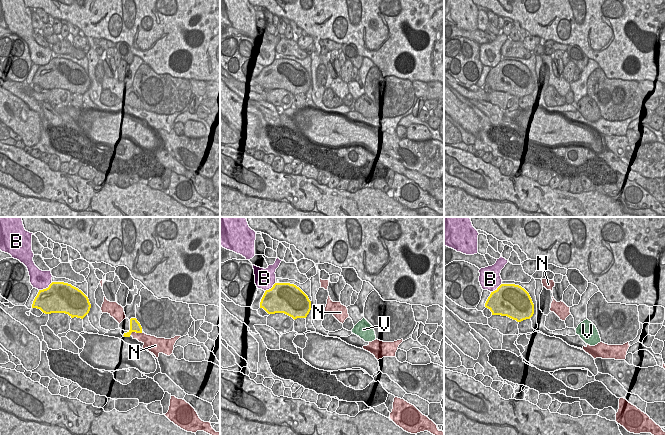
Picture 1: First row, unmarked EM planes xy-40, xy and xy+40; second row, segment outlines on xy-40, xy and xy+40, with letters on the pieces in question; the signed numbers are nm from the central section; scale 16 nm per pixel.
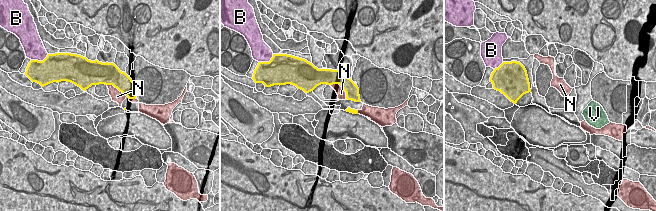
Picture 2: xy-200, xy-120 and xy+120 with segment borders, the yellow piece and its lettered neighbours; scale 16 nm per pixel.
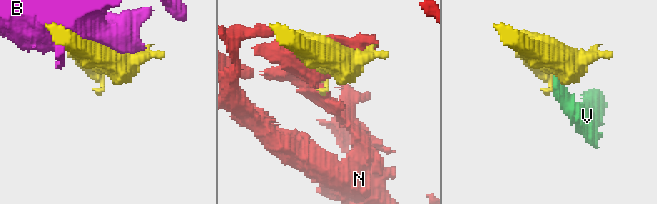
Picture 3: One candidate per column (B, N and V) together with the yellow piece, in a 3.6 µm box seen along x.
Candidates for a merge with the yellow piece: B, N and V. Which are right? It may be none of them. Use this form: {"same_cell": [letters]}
{"same_cell": ["V"]}

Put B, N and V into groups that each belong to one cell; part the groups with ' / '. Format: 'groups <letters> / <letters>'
groups B / N / V

